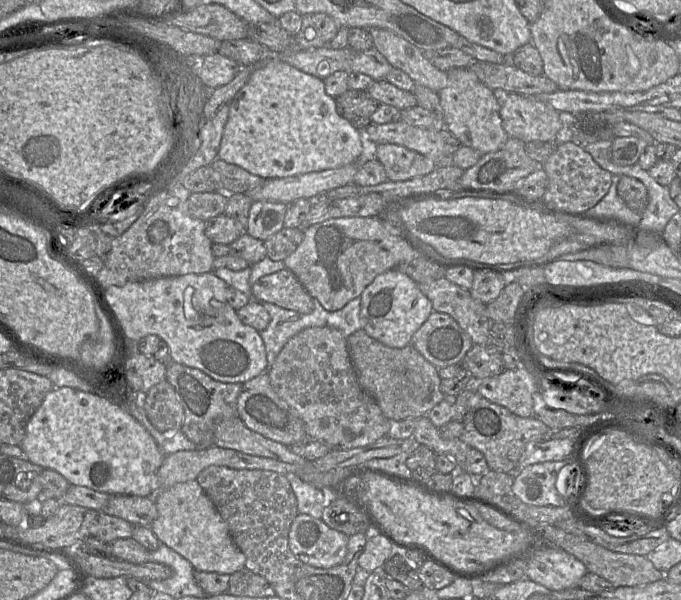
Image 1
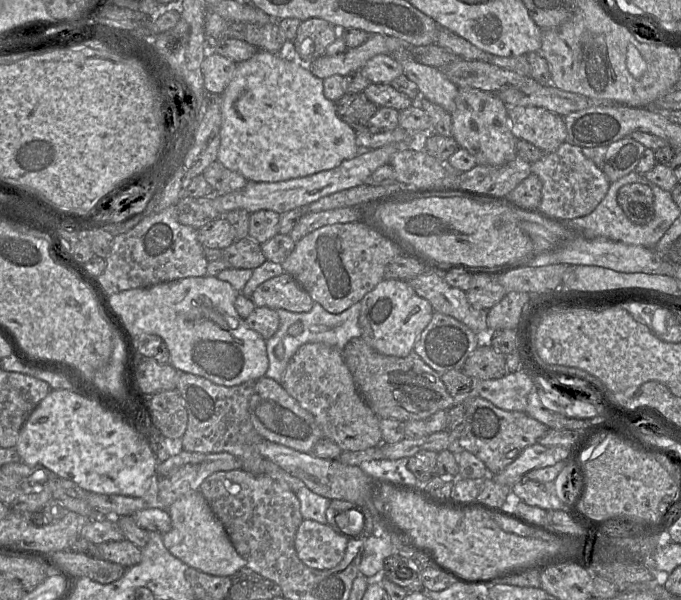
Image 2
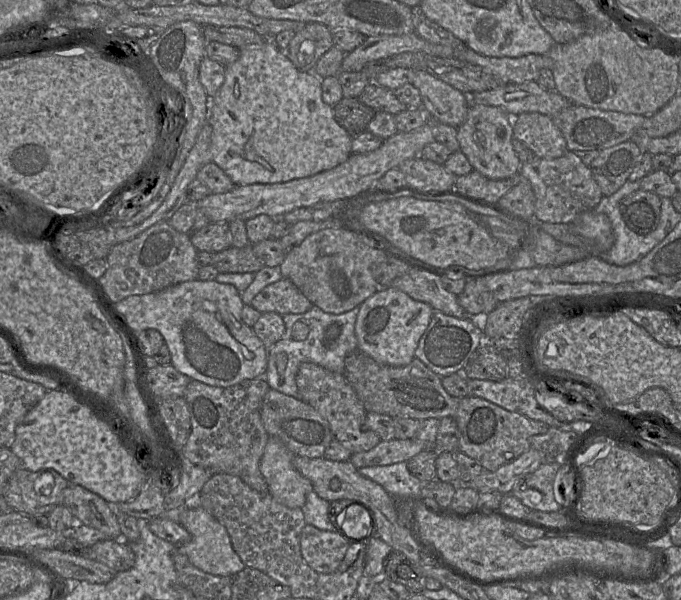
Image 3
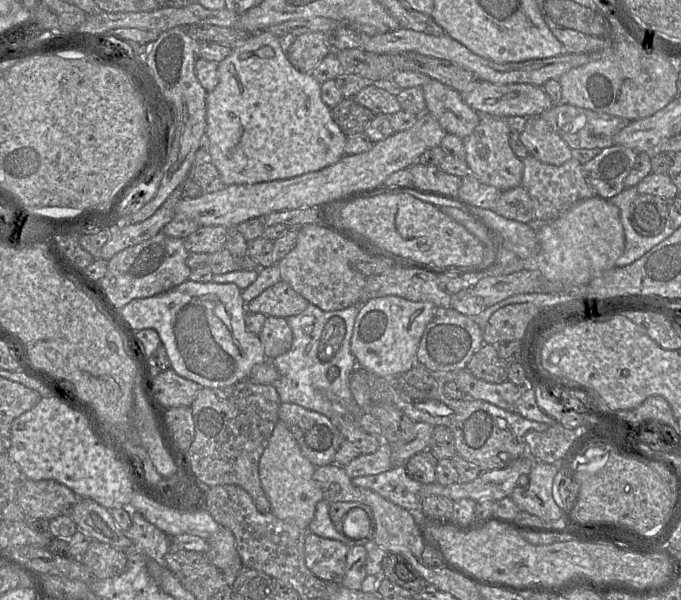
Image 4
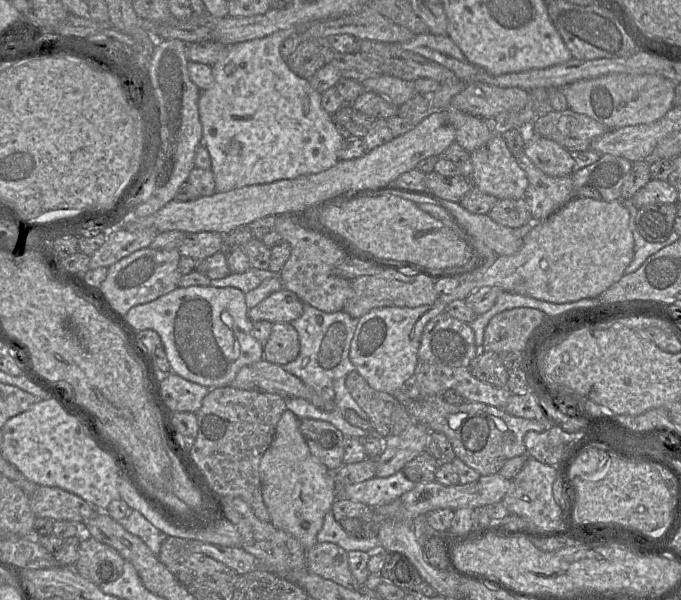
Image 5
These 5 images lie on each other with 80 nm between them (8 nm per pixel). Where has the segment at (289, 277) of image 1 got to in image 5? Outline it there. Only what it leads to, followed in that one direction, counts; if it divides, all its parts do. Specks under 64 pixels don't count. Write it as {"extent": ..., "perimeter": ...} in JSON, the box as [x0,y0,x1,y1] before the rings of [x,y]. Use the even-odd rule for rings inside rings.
{"extent":[248,290,303,323],"perimeter":[[[281,290],[270,294],[259,304],[248,309],[252,322],[291,323],[303,313],[303,302],[290,290]]]}

